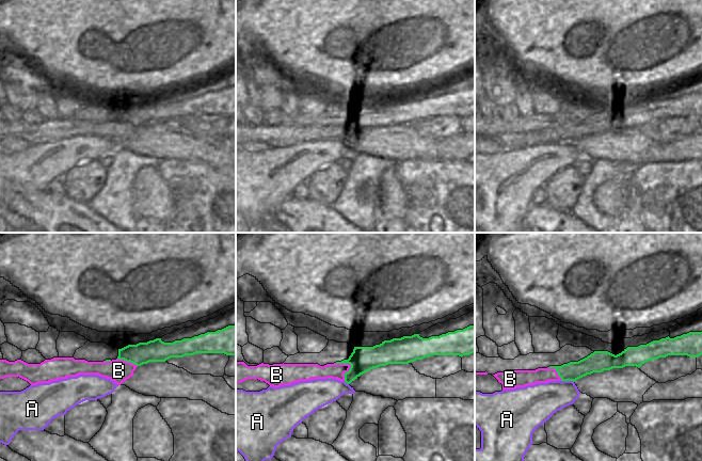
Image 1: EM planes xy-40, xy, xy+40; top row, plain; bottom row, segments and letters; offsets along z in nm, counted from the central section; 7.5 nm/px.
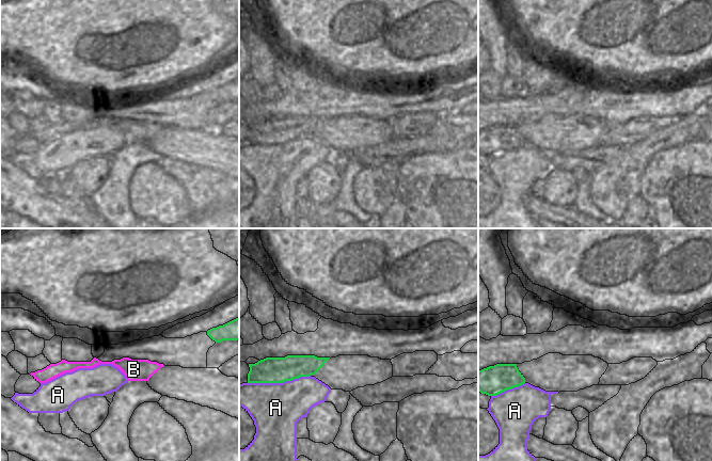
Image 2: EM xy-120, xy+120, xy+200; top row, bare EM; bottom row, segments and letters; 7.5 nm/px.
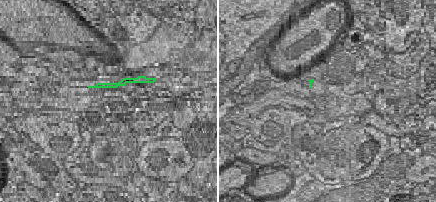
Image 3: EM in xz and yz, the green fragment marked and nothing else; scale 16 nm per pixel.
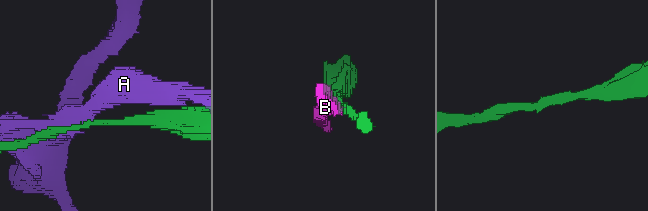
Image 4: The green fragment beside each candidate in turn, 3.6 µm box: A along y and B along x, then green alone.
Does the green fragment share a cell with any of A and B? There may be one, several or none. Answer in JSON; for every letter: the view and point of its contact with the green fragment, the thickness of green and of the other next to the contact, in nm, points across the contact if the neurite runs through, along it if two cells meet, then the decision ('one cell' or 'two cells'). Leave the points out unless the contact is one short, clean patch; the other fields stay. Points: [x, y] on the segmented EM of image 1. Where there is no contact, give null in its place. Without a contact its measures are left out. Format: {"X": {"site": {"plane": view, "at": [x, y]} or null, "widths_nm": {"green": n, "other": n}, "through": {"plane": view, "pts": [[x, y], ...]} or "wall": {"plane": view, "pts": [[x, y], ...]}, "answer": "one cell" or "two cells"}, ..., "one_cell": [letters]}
{"A": {"site": {"plane": "xy+40", "at": [567, 380]}, "widths_nm": {"green": 140, "other": 280}, "answer": "two cells"}, "B": {"site": {"plane": "xy", "at": [350, 364]}, "widths_nm": {"green": 190, "other": 110}, "answer": "two cells"}, "one_cell": []}

